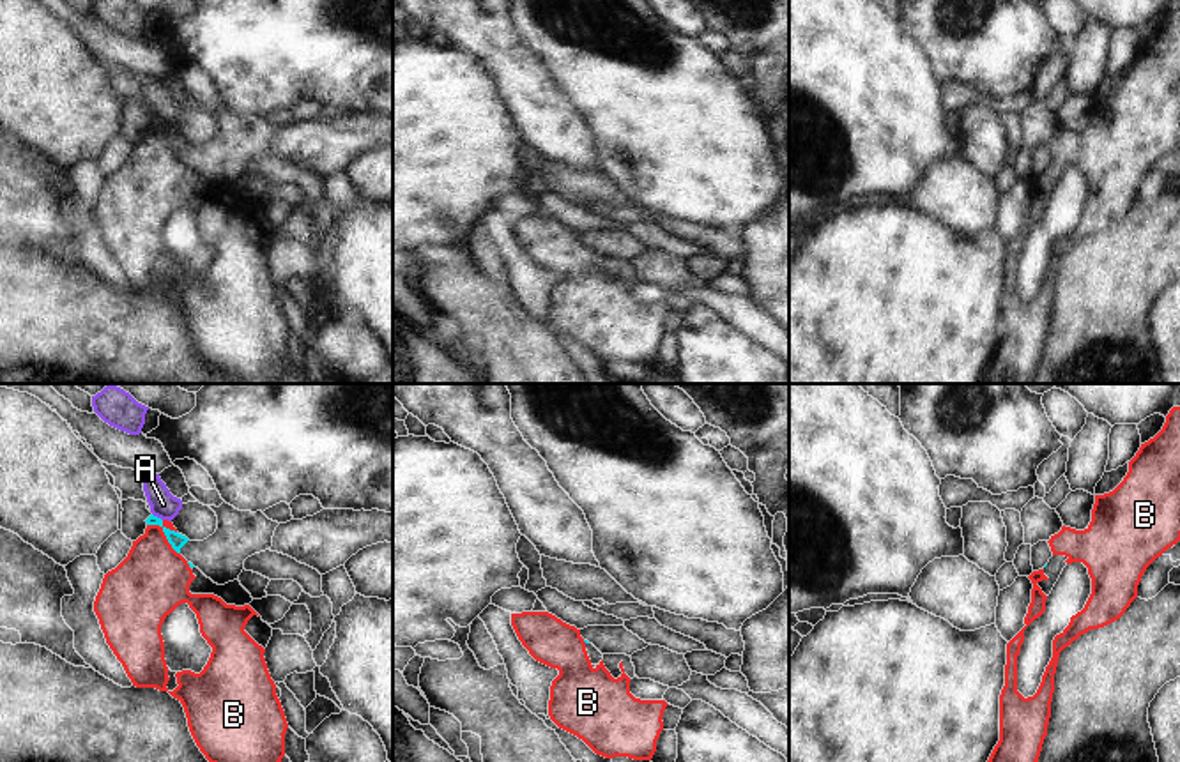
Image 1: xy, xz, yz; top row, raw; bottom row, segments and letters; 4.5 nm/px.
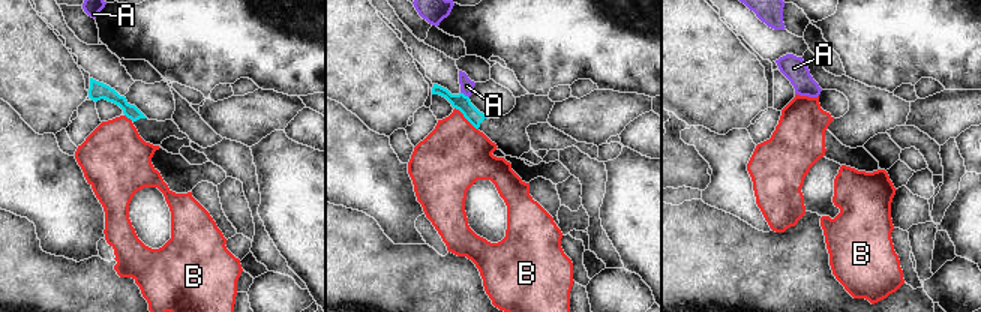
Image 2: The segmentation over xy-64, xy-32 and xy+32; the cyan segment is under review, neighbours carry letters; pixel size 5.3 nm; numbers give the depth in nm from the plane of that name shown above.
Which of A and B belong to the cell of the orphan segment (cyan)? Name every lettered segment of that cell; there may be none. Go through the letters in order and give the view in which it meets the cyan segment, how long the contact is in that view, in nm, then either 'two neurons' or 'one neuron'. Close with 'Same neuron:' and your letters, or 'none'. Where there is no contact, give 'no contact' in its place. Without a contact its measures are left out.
A: xy | 60 nm | two neurons
B: xy | 200 nm | two neurons
Same neuron: none

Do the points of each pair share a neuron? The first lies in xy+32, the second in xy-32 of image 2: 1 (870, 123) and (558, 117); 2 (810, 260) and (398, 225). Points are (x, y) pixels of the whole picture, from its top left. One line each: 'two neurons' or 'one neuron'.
1: two neurons
2: two neurons

